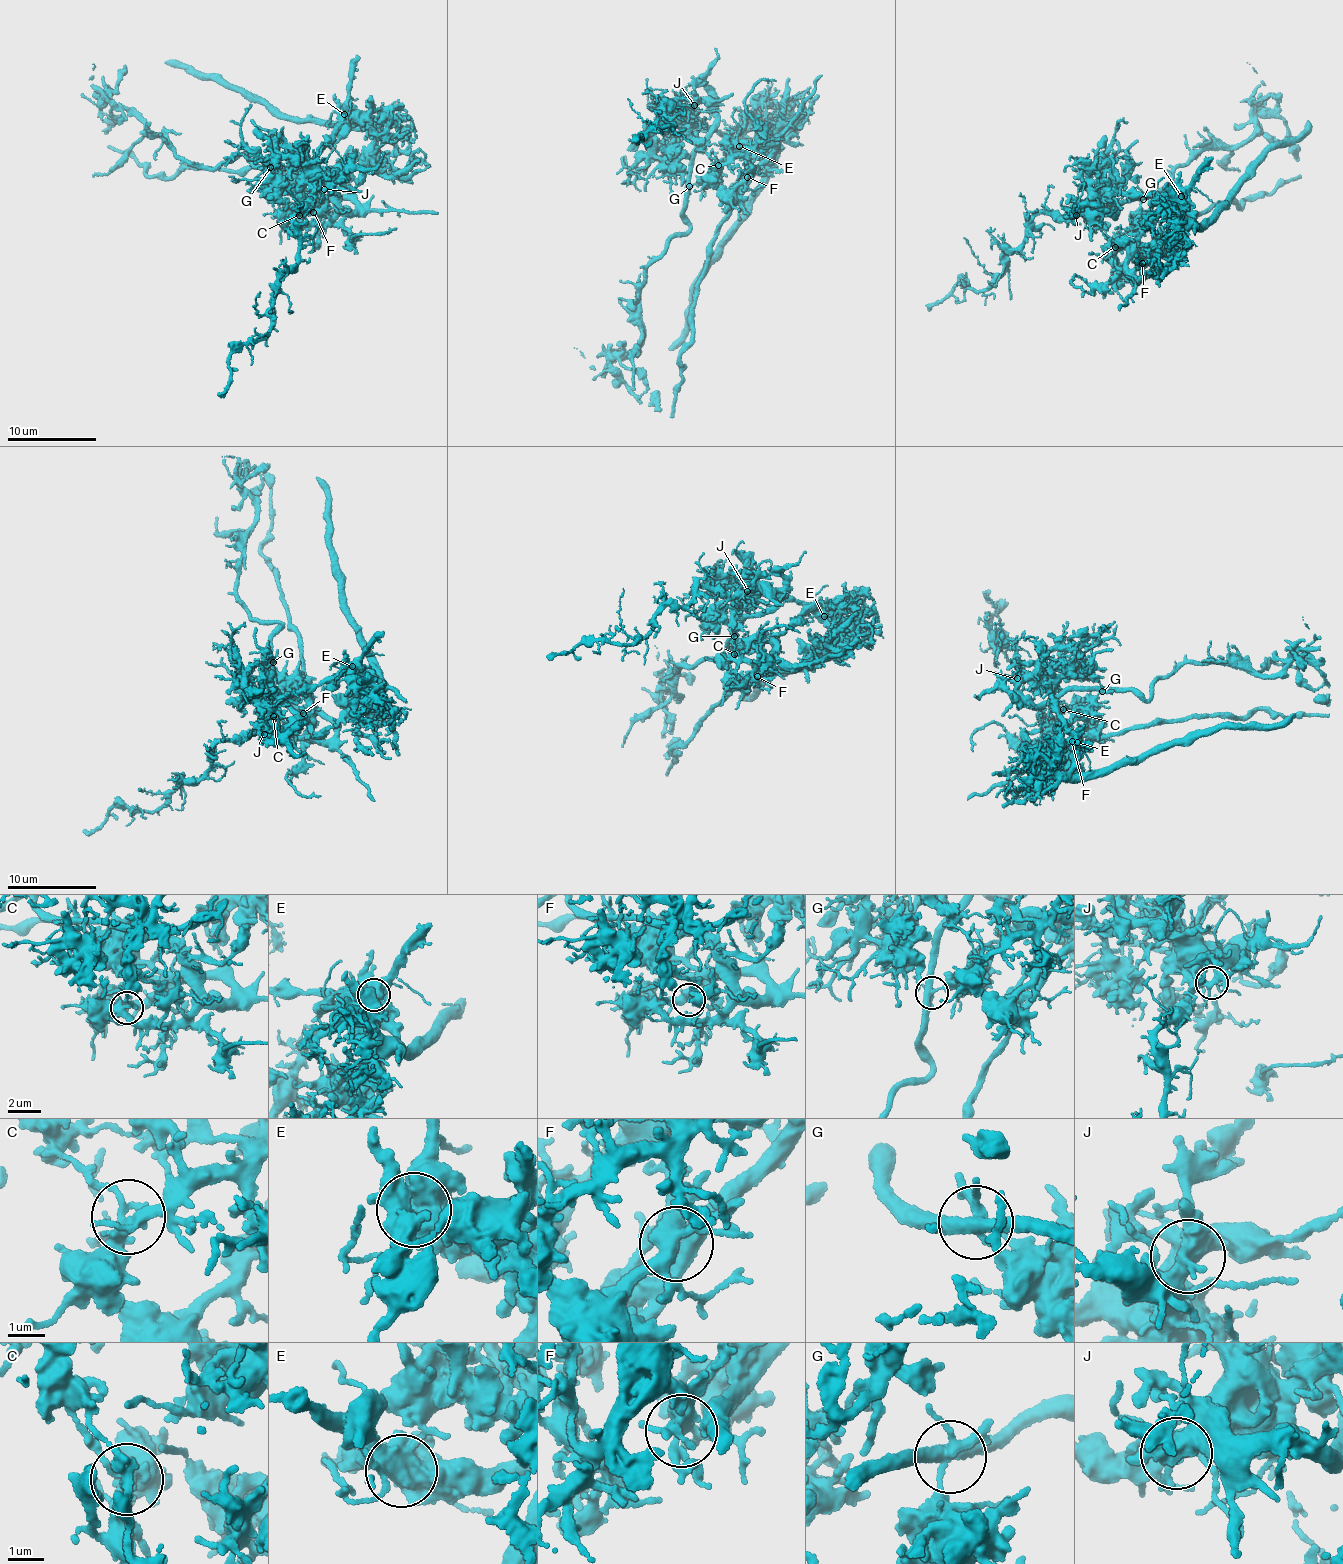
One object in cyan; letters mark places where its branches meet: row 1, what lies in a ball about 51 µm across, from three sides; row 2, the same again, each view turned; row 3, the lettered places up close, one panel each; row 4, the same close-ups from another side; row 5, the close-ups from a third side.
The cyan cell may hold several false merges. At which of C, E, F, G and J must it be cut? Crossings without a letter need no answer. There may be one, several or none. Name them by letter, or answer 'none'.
E, G, J

